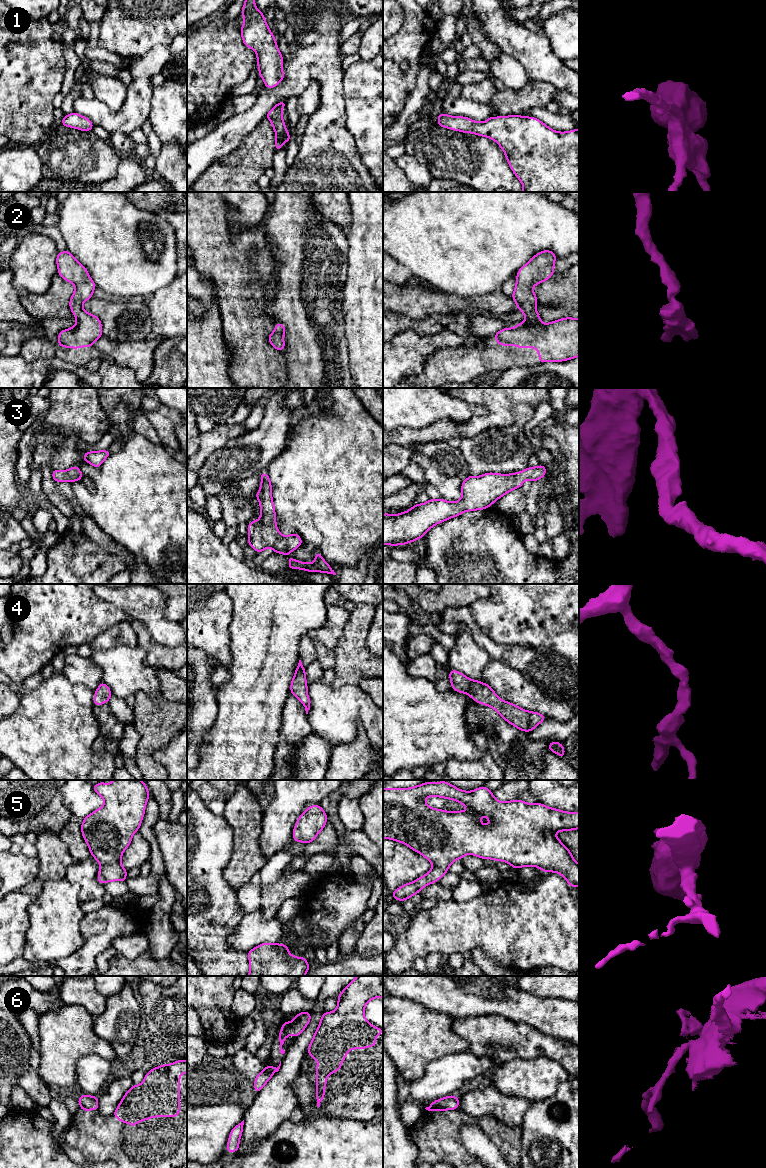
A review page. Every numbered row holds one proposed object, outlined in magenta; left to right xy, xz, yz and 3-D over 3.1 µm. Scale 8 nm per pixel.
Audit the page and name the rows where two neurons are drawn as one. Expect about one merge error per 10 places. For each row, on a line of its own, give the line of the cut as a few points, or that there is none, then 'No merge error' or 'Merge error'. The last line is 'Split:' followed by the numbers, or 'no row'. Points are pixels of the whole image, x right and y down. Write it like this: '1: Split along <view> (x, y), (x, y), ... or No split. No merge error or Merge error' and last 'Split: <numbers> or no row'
1: No split. No merge error
2: No split. No merge error
3: No split. No merge error
4: No split. No merge error
5: No split. No merge error
6: Split along yz (430, 1106), (444, 1109). Merge error
Split: 6

